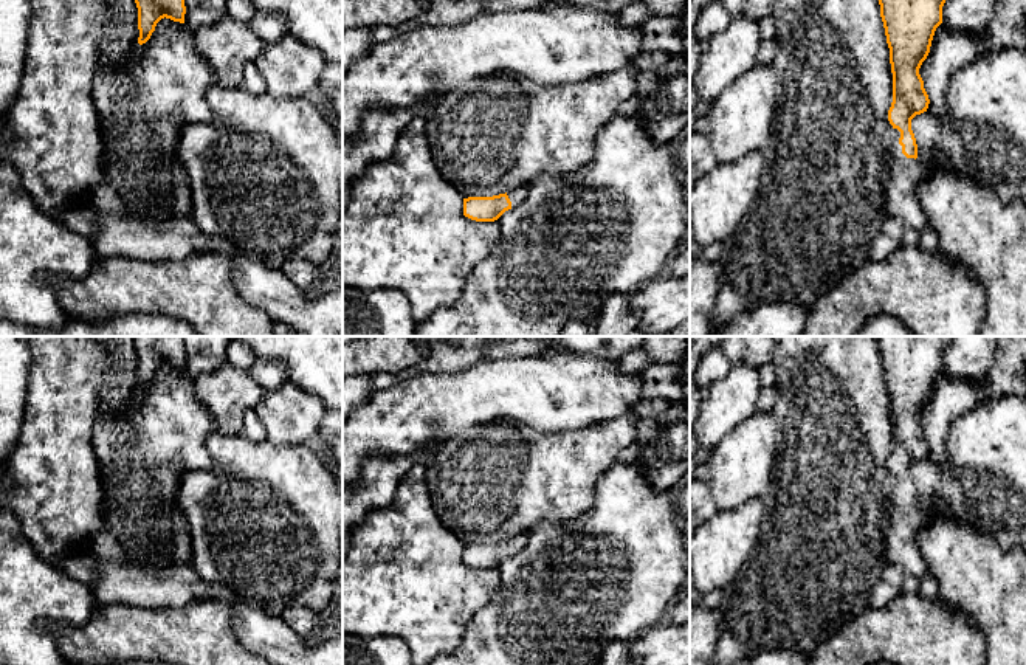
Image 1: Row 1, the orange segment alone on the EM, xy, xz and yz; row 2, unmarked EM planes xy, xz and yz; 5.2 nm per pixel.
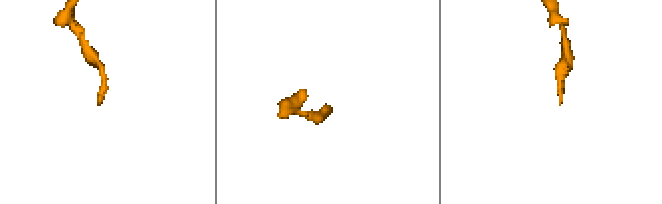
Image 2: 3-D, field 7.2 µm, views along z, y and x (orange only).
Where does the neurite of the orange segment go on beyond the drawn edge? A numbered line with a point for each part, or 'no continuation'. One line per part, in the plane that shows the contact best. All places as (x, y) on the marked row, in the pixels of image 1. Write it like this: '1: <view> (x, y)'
1: yz (904, 175)

